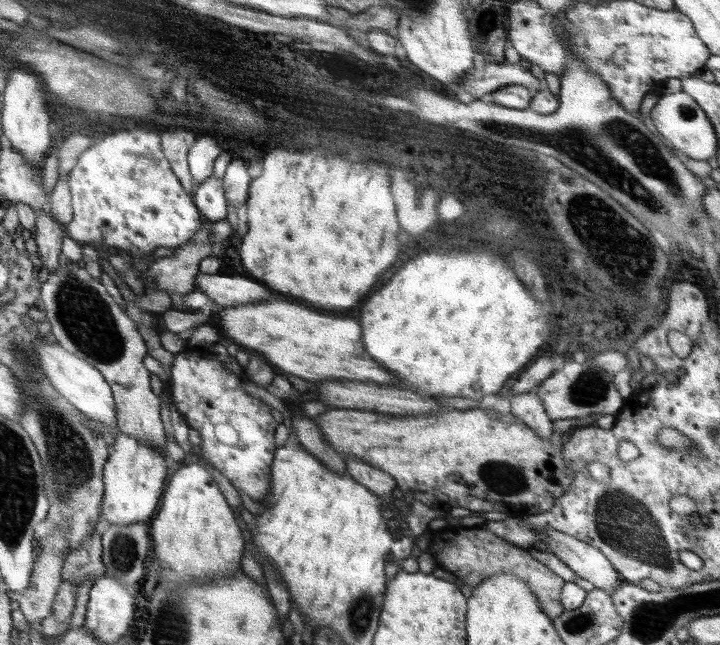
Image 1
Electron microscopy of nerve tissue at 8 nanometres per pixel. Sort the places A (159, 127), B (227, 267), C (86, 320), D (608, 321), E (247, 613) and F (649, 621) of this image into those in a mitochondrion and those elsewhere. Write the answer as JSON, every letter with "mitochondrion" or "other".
{"A":"other","B":"other","C":"mitochondrion","D":"other","E":"other","F":"mitochondrion"}

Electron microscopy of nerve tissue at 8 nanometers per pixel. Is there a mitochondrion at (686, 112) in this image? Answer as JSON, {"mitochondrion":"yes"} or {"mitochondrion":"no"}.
{"mitochondrion":"yes"}

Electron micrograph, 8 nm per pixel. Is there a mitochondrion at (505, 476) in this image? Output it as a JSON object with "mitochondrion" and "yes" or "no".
{"mitochondrion":"yes"}

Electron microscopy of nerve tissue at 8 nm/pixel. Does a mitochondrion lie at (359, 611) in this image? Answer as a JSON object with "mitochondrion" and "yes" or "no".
{"mitochondrion":"yes"}

